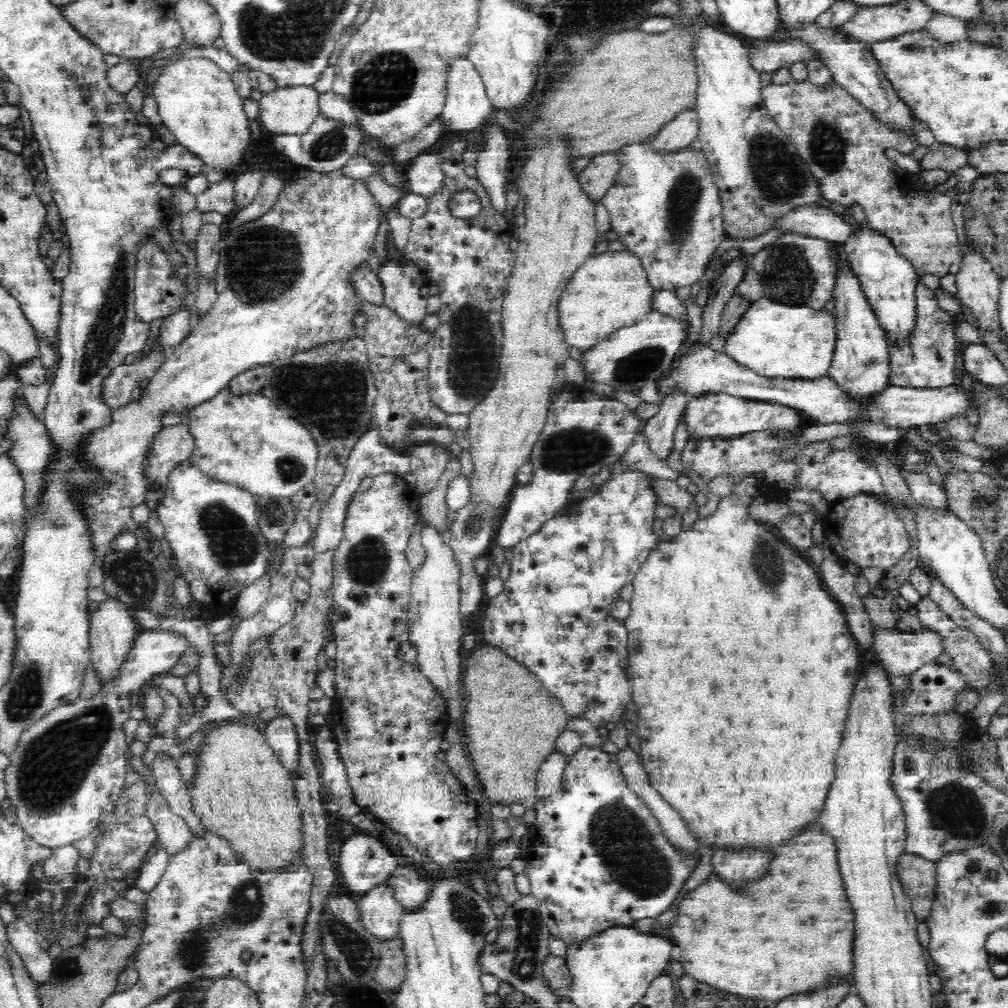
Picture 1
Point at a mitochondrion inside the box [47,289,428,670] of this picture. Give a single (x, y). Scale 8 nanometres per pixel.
(331, 396)

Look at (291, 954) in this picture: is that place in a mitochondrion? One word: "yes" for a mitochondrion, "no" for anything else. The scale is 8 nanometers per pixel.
no

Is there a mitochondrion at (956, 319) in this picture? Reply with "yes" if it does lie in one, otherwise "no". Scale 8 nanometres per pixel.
no

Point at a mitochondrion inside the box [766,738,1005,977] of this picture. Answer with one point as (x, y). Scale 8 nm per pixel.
(954, 807)

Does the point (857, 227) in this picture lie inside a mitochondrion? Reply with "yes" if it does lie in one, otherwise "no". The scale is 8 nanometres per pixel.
no

